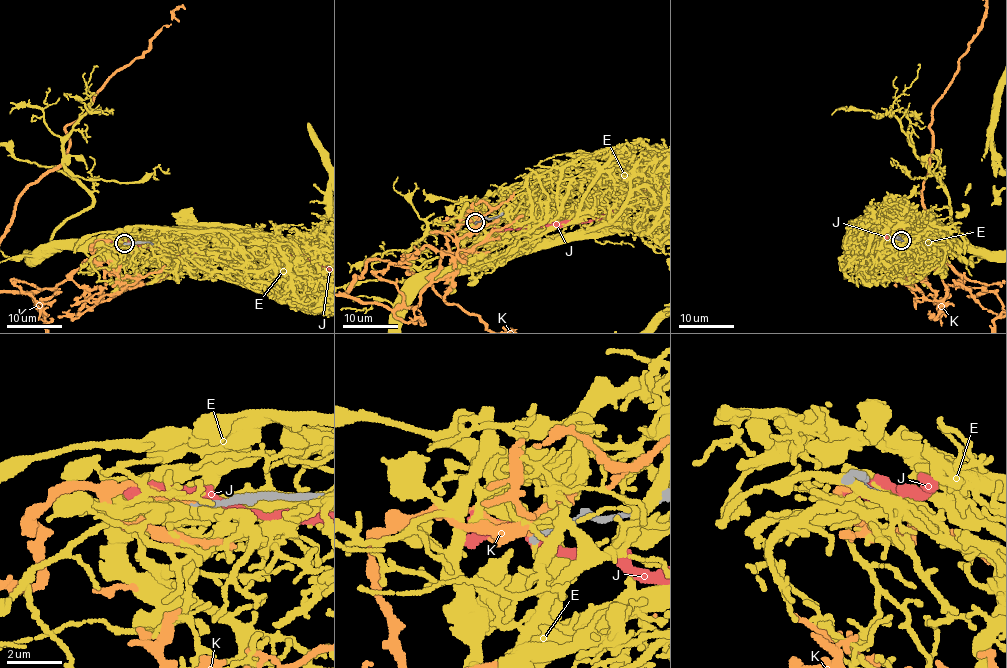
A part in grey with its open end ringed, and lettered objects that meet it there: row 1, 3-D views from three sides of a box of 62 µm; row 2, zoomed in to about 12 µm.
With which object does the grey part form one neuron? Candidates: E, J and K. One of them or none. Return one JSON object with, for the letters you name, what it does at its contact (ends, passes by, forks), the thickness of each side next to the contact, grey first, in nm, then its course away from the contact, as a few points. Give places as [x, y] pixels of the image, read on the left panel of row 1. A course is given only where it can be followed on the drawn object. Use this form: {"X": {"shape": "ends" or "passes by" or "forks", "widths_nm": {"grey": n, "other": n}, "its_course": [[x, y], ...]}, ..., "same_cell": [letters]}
{"K": {"shape": "ends", "widths_nm": {"grey": 240, "other": 220}}, "same_cell": ["K"]}

